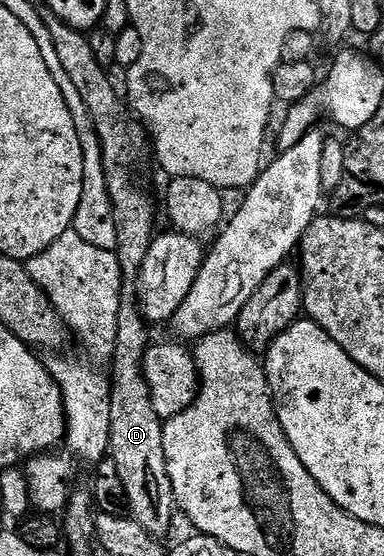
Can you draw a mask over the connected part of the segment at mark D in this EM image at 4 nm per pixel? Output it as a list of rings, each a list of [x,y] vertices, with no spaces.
[[[52,17],[44,20],[45,27],[51,35],[51,45],[55,45],[55,54],[59,57],[59,65],[63,65],[63,73],[83,97],[83,105],[87,105],[87,113],[93,122],[93,132],[101,146],[101,160],[107,181],[107,193],[113,206],[115,229],[117,230],[117,260],[121,270],[121,308],[115,321],[115,341],[111,348],[113,354],[113,375],[111,371],[111,441],[109,442],[108,458],[115,461],[115,469],[119,473],[119,481],[123,481],[123,489],[127,489],[129,515],[154,539],[164,540],[164,535],[173,527],[175,504],[171,479],[167,477],[167,461],[163,453],[163,421],[159,413],[155,413],[155,405],[151,405],[151,393],[145,380],[145,353],[151,346],[149,339],[150,324],[146,323],[141,314],[137,293],[137,278],[141,275],[143,257],[147,257],[147,249],[153,244],[153,199],[145,188],[145,162],[151,159],[151,140],[146,132],[145,124],[133,114],[128,102],[117,96],[113,83],[109,80],[110,72],[95,61],[95,53],[91,53],[89,36],[84,31],[75,31],[61,19]]]

